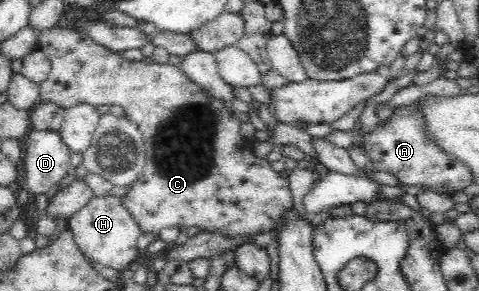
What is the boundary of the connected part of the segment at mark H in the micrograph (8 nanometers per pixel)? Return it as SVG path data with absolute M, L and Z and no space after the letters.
M111 193L102 197L92 196L92 199L80 211L66 220L75 237L76 245L88 262L98 261L104 267L121 272L128 269L132 261L141 259L143 251L136 246L141 234L140 226L124 208L119 197L114 197Z

